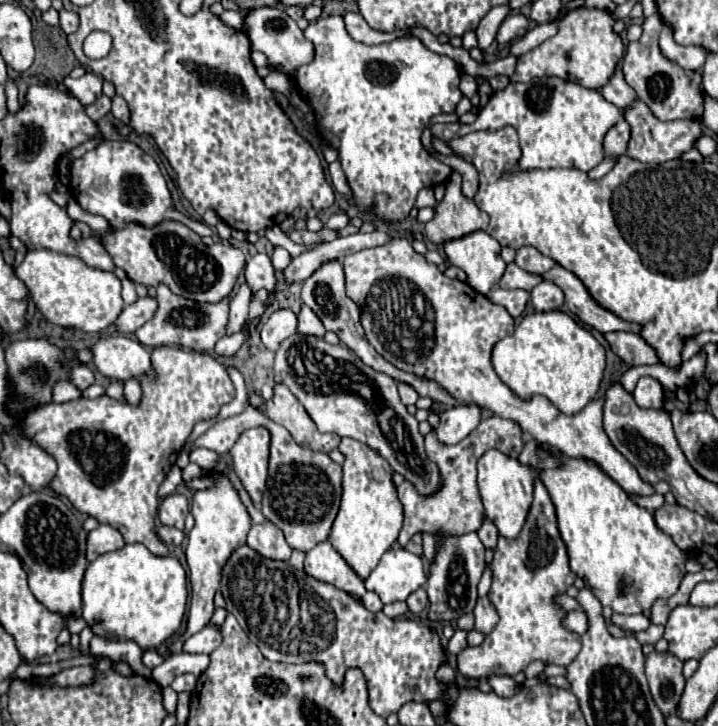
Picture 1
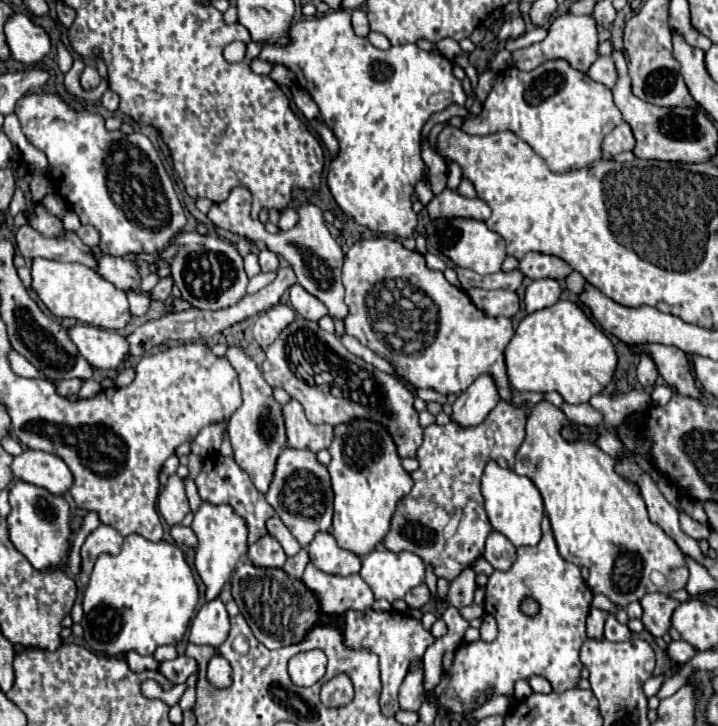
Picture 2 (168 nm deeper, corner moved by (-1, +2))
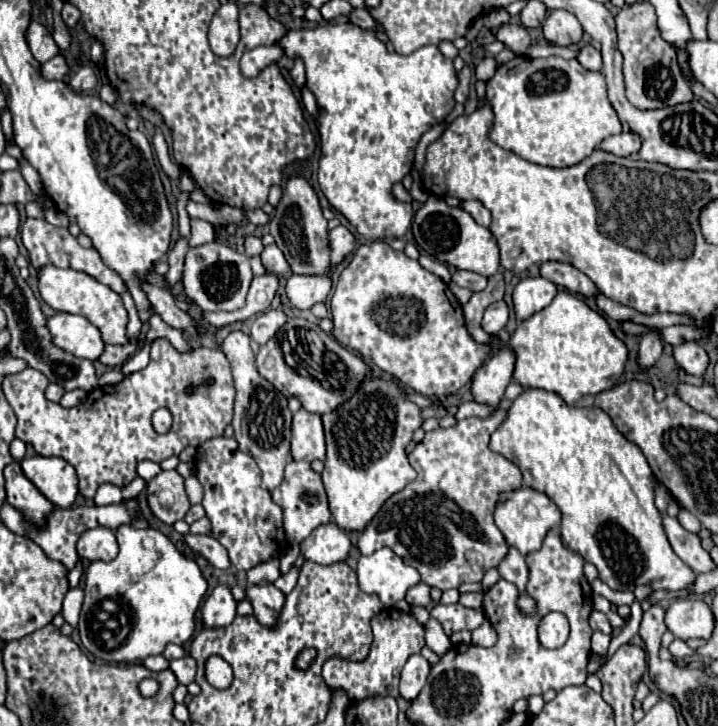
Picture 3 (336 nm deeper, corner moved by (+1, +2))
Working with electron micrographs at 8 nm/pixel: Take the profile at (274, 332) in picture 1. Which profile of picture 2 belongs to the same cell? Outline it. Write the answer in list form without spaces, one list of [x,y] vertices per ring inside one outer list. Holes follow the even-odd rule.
[[[277,304],[269,308],[265,314],[259,314],[253,326],[253,336],[261,348],[267,348],[281,334],[281,330],[285,330],[293,320],[295,320],[295,310],[291,306]]]

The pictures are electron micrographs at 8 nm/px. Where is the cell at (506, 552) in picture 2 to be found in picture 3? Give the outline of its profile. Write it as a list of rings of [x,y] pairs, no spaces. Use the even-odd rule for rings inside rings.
[[[509,548],[509,554],[505,556],[505,560],[499,564],[499,574],[503,580],[507,582],[513,582],[519,590],[523,590],[527,586],[527,580],[529,580],[529,568],[527,568],[527,562],[525,558],[515,550],[515,548]]]

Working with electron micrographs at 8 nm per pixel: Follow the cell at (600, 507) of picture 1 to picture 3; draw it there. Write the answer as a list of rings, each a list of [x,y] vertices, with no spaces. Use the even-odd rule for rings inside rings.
[[[525,388],[521,396],[517,396],[511,404],[511,408],[507,410],[507,418],[505,422],[491,434],[491,442],[489,448],[501,456],[505,456],[509,462],[515,462],[523,474],[523,486],[545,492],[561,510],[561,538],[565,542],[565,546],[577,554],[581,554],[585,558],[585,562],[591,562],[597,566],[599,570],[599,578],[609,584],[613,590],[633,590],[639,584],[649,584],[649,586],[659,586],[665,590],[683,590],[687,586],[691,586],[695,582],[695,572],[673,552],[665,530],[663,530],[663,516],[661,512],[655,508],[653,504],[653,490],[655,490],[655,478],[653,472],[649,468],[649,464],[645,462],[645,456],[641,454],[641,448],[635,442],[629,442],[615,426],[613,420],[609,418],[609,414],[605,414],[601,408],[585,408],[585,406],[567,406],[557,394],[547,392],[547,390],[537,390],[537,388]]]

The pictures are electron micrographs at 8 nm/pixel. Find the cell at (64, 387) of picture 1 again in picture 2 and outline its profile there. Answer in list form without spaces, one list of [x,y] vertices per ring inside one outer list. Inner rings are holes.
[[[15,350],[9,352],[9,362],[11,362],[13,372],[19,374],[19,376],[23,376],[23,378],[43,378],[43,380],[51,380],[51,378],[47,378],[41,370],[37,370],[35,366],[31,366],[31,364],[29,364],[21,354],[17,354]]]

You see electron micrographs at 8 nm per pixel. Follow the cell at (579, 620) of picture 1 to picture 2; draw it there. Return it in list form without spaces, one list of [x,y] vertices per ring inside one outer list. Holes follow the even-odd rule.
[[[591,608],[589,616],[587,616],[587,636],[589,638],[603,638],[603,624],[605,624],[607,616],[609,616],[609,612]]]

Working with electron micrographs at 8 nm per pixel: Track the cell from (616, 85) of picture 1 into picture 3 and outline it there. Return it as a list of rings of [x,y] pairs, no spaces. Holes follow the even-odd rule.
[[[583,44],[583,46],[579,48],[577,60],[581,62],[581,66],[583,66],[583,68],[593,70],[593,72],[601,70],[601,66],[603,66],[603,62],[601,62],[601,54],[599,54],[591,44]]]

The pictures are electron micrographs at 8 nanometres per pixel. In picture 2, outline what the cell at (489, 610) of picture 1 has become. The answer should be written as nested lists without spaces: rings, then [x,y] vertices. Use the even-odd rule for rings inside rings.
[[[487,612],[481,616],[481,620],[483,620],[483,624],[481,624],[481,628],[479,628],[481,640],[489,642],[489,640],[493,640],[493,638],[497,636],[497,622],[495,622],[495,618],[493,618],[491,614],[487,614]]]

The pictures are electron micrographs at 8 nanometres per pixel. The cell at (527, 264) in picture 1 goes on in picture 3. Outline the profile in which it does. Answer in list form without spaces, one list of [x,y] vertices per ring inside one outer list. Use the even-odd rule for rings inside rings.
[[[565,262],[541,264],[541,276],[551,280],[557,286],[561,286],[573,294],[581,294],[585,298],[595,298],[599,294],[597,286],[583,272],[579,272],[575,266],[565,264]]]

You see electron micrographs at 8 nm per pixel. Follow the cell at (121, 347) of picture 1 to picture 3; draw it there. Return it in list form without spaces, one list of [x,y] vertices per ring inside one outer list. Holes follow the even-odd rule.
[[[57,312],[47,318],[47,330],[57,348],[77,358],[97,360],[105,348],[101,332],[85,316]]]

